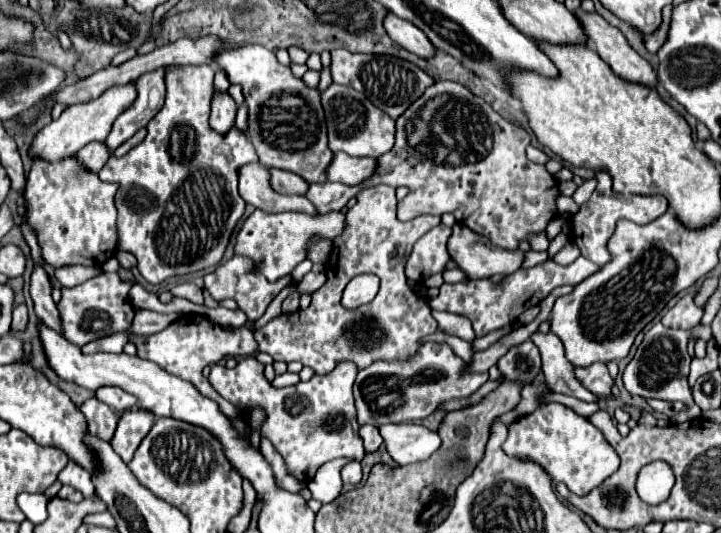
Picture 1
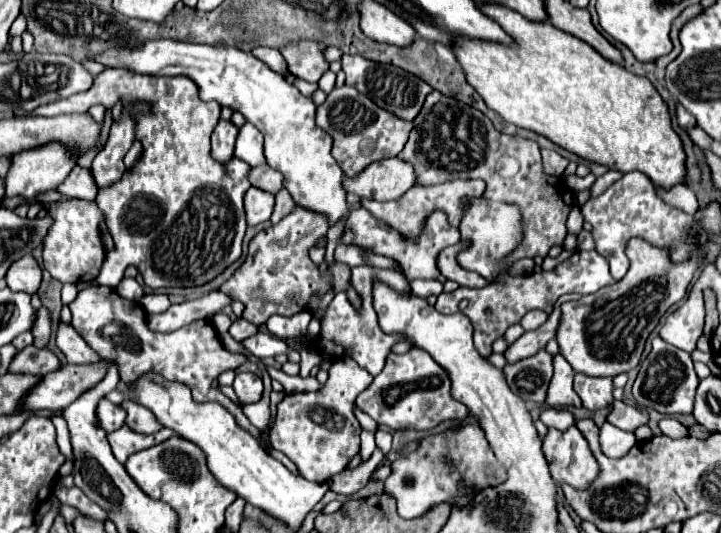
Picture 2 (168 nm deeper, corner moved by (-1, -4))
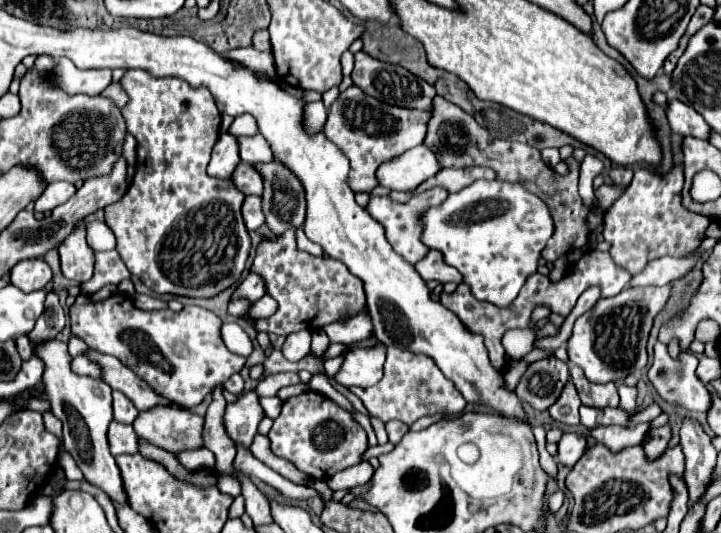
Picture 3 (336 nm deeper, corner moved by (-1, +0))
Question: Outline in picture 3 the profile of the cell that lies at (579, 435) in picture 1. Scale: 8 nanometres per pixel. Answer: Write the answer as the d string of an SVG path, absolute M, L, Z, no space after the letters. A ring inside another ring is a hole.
M564 433L562 439L558 441L558 455L556 461L564 467L574 467L576 461L582 457L586 449L586 439L580 437L578 433Z

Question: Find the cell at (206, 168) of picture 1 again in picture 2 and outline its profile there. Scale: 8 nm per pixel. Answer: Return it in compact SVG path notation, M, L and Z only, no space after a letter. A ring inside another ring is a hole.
M106 69L94 77L92 89L50 105L40 105L34 113L16 113L16 117L54 117L60 113L88 111L96 103L112 109L118 101L122 103L122 111L134 113L136 139L142 143L142 155L118 183L98 191L96 205L106 219L106 227L114 237L116 249L112 253L106 253L96 281L99 285L115 289L124 277L126 267L132 265L142 273L144 283L150 289L200 287L204 283L210 283L242 255L242 239L246 231L244 195L246 189L250 189L250 165L240 159L232 159L226 165L220 165L212 159L210 135L216 127L216 121L220 119L220 105L214 101L202 101L198 97L198 87L188 77L148 77L130 73L126 69ZM138 99L142 99L142 103L150 103L148 113L132 111L132 105Z

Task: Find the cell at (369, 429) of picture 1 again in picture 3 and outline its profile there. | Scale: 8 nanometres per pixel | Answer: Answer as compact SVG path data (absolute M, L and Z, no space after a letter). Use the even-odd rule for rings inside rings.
M388 421L386 423L386 433L388 433L388 441L390 443L398 443L402 439L402 433L408 431L408 425L404 425L402 421Z

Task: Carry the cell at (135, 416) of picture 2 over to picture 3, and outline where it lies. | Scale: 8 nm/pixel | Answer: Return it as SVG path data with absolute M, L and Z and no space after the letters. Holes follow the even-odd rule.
M152 407L140 411L134 421L140 439L166 451L196 449L202 445L202 417L188 409Z

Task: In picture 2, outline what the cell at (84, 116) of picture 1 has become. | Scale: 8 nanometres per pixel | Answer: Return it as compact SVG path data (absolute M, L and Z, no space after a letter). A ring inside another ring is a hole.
M50 143L50 145L42 145L38 149L28 149L28 151L18 153L16 157L12 157L10 169L4 177L2 207L6 207L6 201L12 197L22 197L24 201L30 201L48 189L56 189L66 179L72 165L74 165L74 161L70 159L70 149L66 149L60 143Z

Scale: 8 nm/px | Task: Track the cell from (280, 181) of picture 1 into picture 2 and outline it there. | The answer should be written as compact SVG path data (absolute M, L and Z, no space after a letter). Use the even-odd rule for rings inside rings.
M258 165L258 167L250 169L248 181L252 187L258 187L268 193L278 193L284 187L284 177L270 165Z

